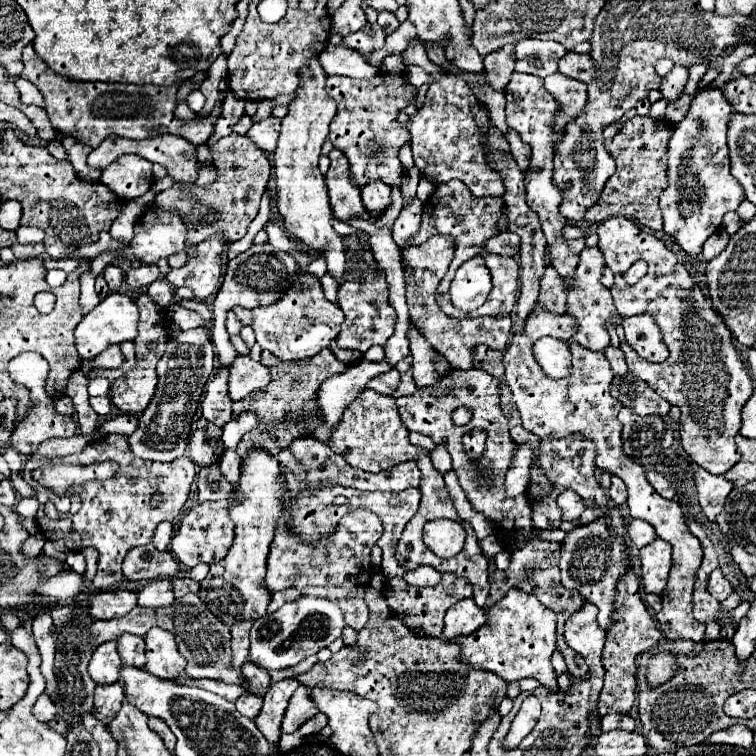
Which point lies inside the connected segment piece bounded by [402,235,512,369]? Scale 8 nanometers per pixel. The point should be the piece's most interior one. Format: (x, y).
(424, 266)

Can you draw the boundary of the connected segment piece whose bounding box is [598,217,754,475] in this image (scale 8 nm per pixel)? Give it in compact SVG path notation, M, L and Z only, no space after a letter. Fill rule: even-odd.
M610 217L598 225L598 249L604 255L604 265L614 273L612 297L616 311L622 317L650 313L662 329L664 343L670 357L664 363L650 363L642 359L626 343L622 325L618 325L620 349L626 355L628 369L644 379L662 399L678 405L682 411L680 441L684 451L694 463L704 467L712 475L726 473L740 461L740 451L734 443L740 431L740 411L754 393L752 379L744 369L740 355L734 349L732 335L722 317L710 307L702 289L694 283L686 267L666 245L654 235L640 231L640 227L626 217ZM638 259L648 263L648 273L636 283L628 285L624 271Z

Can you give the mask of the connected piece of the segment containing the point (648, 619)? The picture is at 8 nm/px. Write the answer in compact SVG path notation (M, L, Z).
M632 561L628 563L626 573L616 583L616 599L614 599L614 625L606 629L606 647L602 651L602 665L606 669L604 689L600 691L598 713L630 713L636 701L636 657L656 647L658 639L662 637L658 625L654 623L652 615L648 613L646 605L640 601L638 595L638 579L632 569Z

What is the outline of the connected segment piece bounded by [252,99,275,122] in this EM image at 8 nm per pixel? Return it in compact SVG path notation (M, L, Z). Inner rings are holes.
M264 99L259 102L256 114L252 117L253 122L264 120L271 116L274 104L269 99Z

